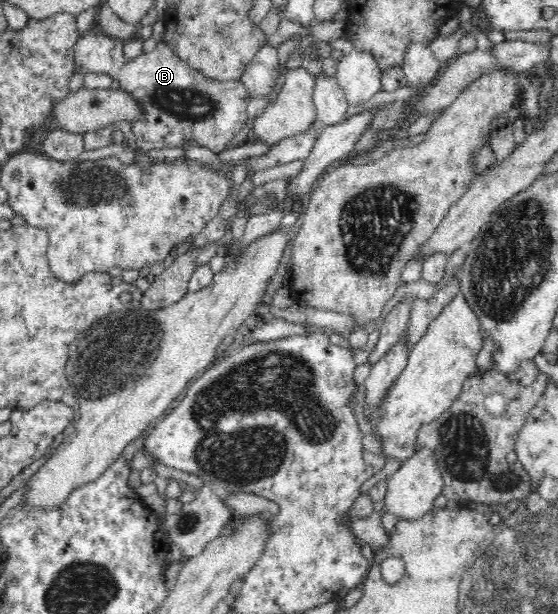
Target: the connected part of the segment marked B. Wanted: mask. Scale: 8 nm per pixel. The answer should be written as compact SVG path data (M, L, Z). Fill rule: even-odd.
M87 32L76 42L76 72L103 73L113 76L121 88L130 92L144 109L143 118L129 125L135 143L143 153L154 149L191 146L207 148L215 154L226 149L226 144L241 132L247 120L250 98L240 79L216 81L181 60L164 42L157 43L153 52L137 56L127 62L123 56L125 42L103 34Z

